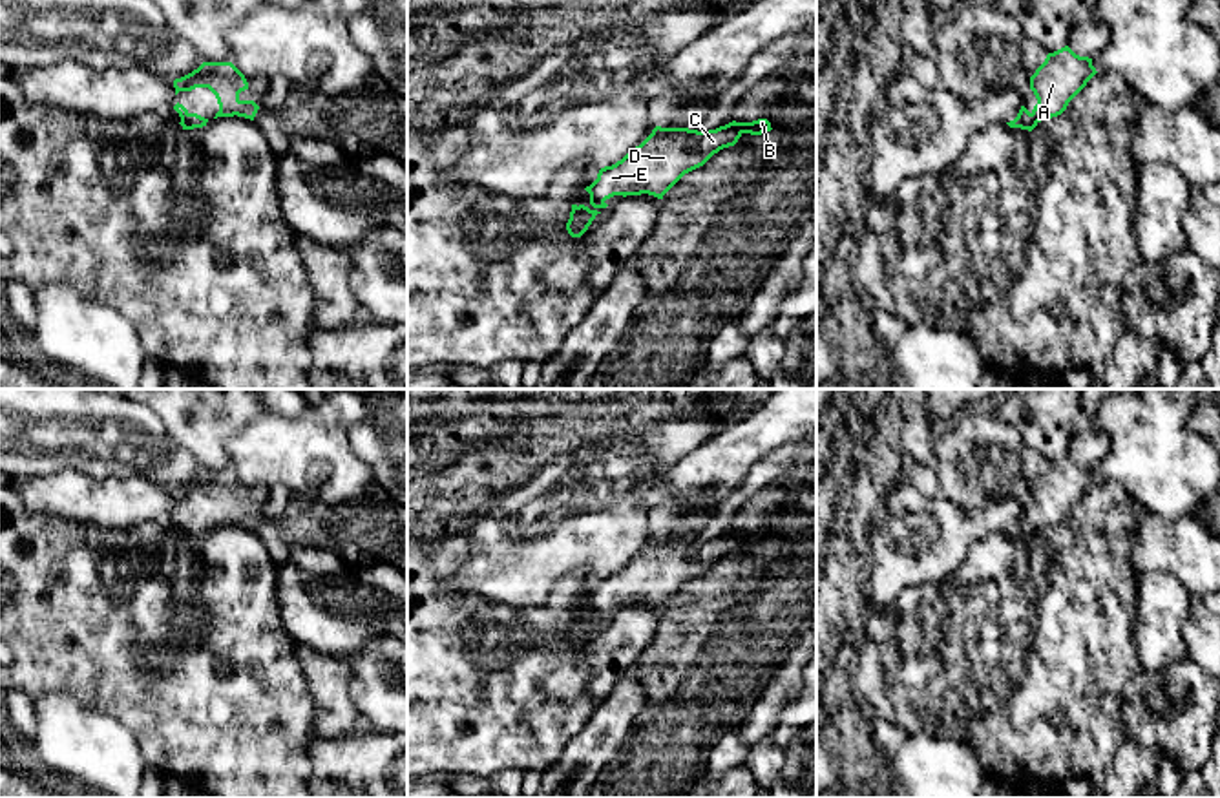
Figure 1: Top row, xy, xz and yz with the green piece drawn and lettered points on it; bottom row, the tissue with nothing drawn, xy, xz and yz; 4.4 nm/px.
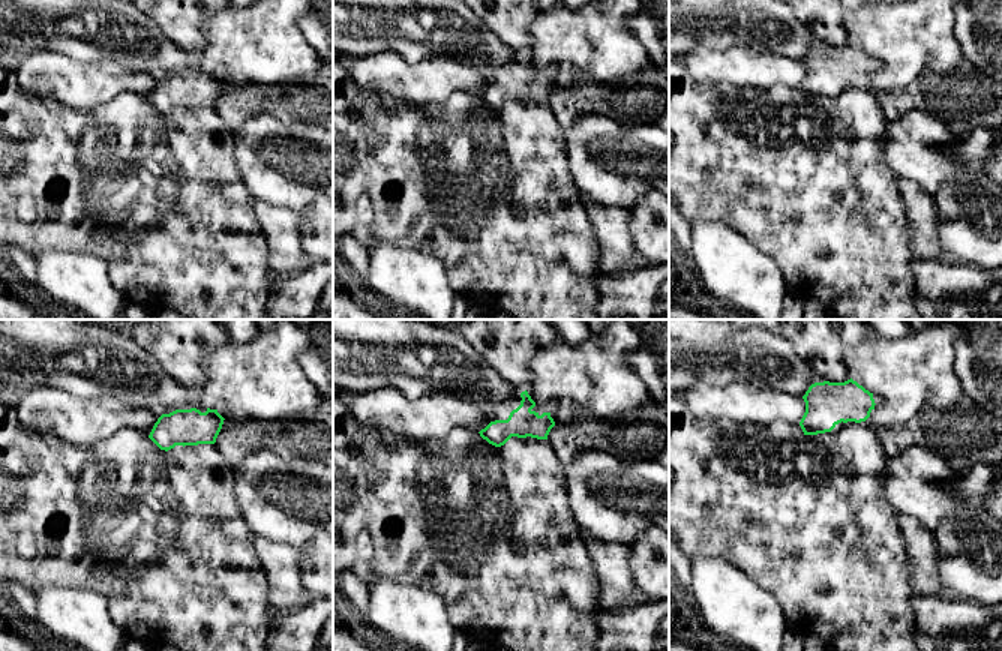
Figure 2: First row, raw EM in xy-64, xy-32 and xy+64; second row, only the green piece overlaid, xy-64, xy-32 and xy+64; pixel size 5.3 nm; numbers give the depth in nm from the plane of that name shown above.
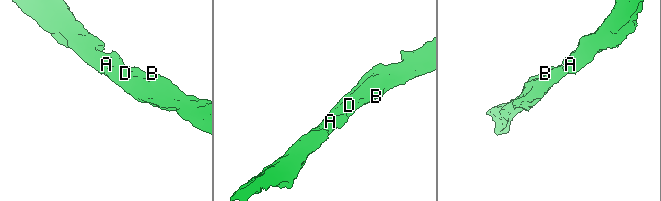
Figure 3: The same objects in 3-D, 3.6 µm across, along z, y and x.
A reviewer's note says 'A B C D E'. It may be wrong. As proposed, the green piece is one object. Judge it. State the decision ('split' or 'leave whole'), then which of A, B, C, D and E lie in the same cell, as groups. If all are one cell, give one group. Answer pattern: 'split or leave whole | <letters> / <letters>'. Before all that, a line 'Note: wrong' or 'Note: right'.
Note: right
leave whole | A B C D E

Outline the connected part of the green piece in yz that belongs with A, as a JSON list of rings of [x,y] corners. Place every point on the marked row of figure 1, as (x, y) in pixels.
[[[1068,46],[1048,53],[1030,77],[1037,104],[1032,111],[1021,106],[1017,117],[1006,124],[1032,131],[1045,117],[1061,115],[1096,73],[1092,58],[1076,55]]]

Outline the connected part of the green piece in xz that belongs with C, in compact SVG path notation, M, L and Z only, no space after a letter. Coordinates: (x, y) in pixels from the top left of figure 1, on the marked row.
M767 119L752 122L729 122L716 130L698 131L689 128L661 128L652 133L621 161L599 170L597 179L584 190L590 194L592 210L584 205L572 205L566 230L581 237L606 199L614 195L648 194L657 199L689 172L703 166L714 153L734 146L743 133L762 135L771 131Z

